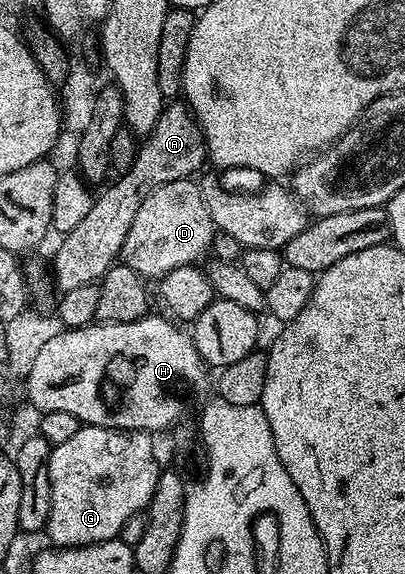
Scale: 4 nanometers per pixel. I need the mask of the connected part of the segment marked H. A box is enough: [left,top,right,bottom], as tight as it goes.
[24,313,208,433]

